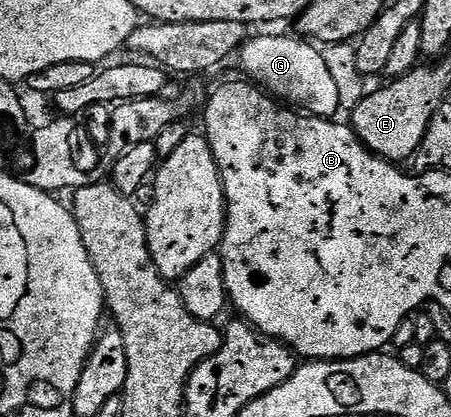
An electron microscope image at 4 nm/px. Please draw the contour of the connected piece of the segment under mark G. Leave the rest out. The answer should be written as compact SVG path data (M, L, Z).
M259 35L256 39L255 36L248 38L237 55L237 60L247 74L244 76L284 104L294 105L313 116L338 116L335 114L341 111L339 90L327 64L326 54L314 42L292 35Z

